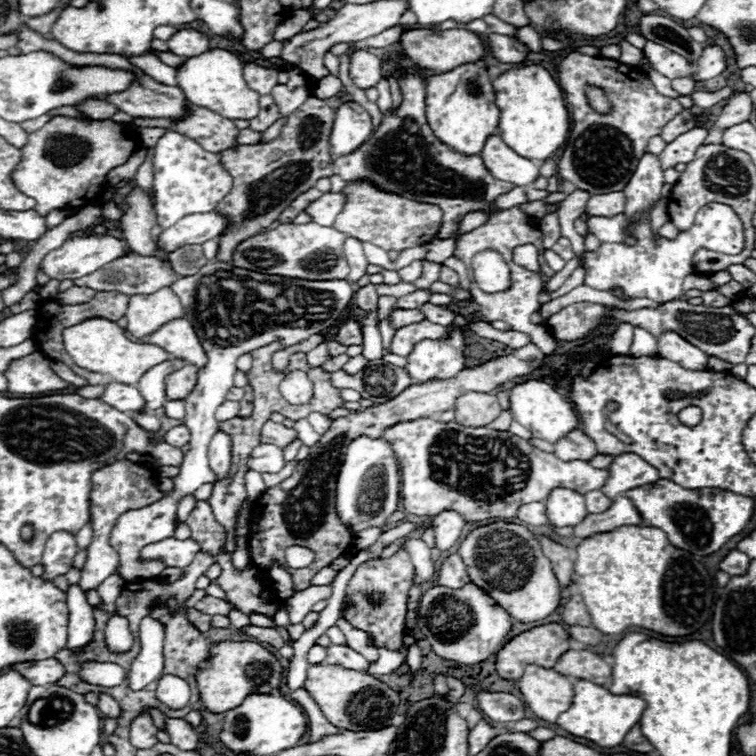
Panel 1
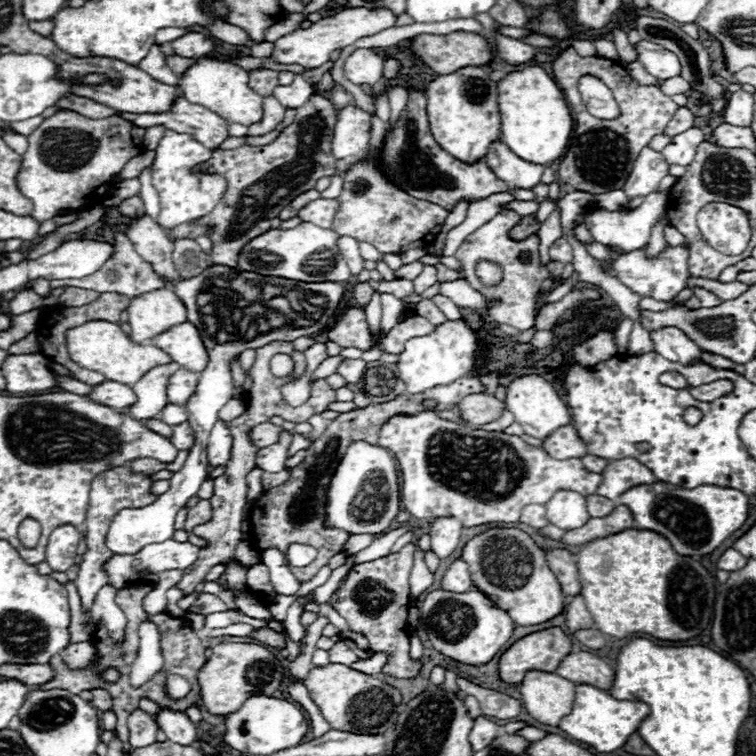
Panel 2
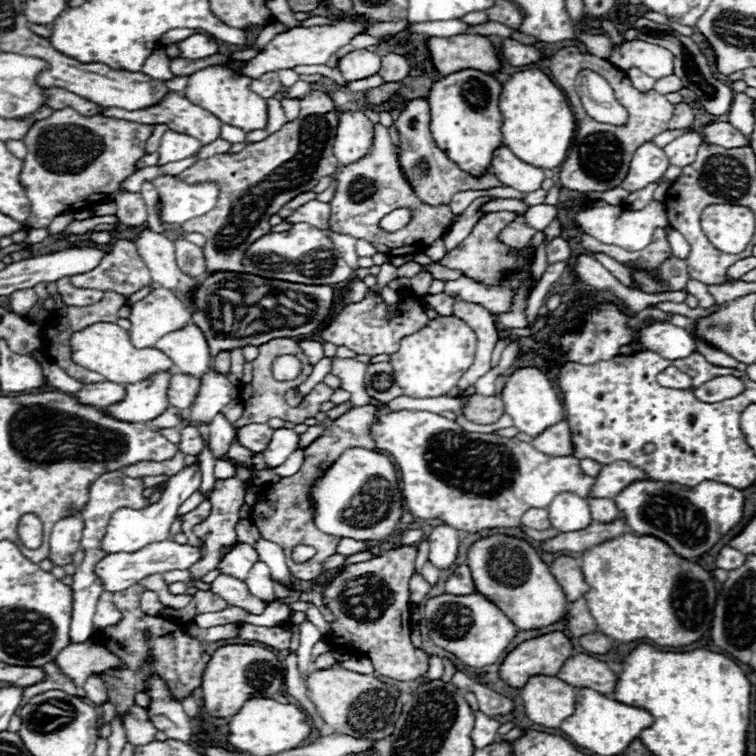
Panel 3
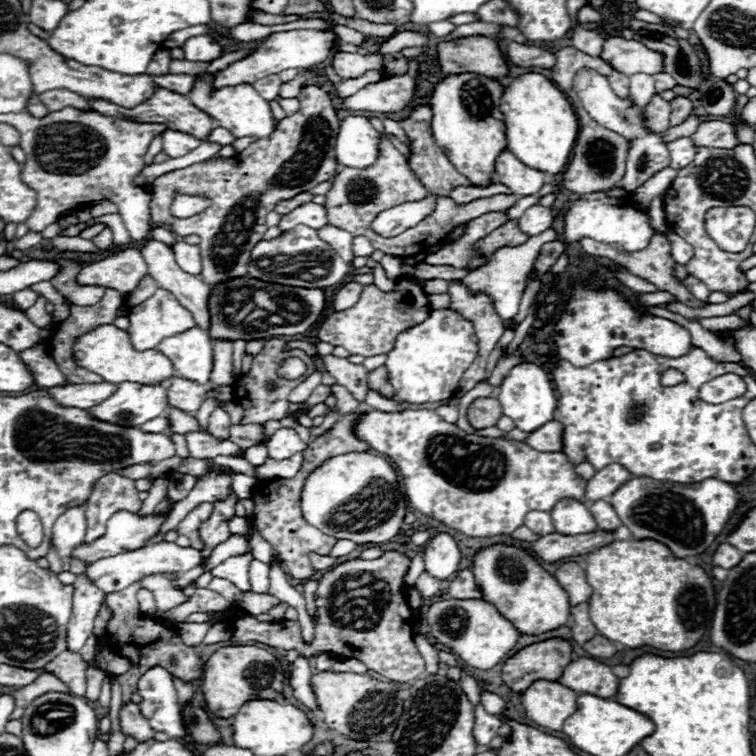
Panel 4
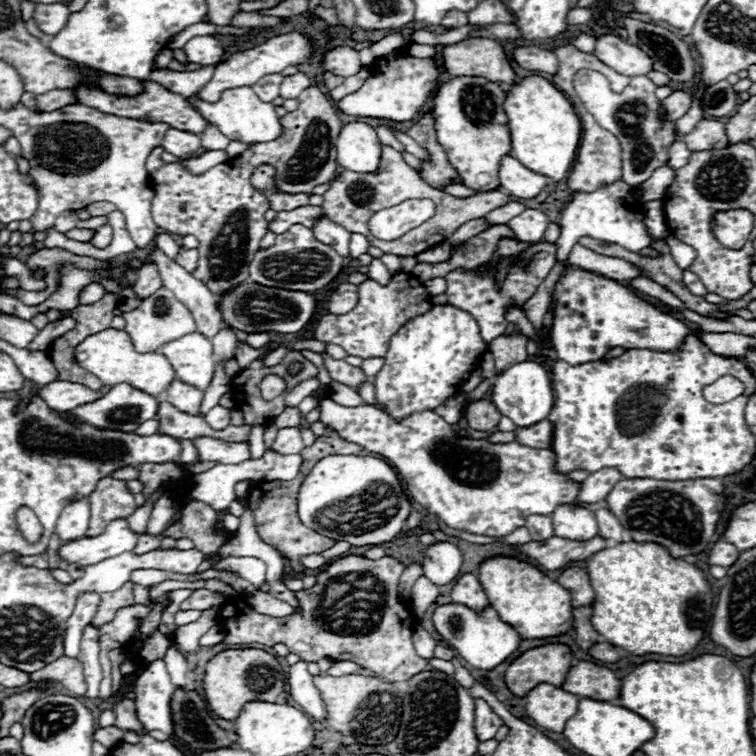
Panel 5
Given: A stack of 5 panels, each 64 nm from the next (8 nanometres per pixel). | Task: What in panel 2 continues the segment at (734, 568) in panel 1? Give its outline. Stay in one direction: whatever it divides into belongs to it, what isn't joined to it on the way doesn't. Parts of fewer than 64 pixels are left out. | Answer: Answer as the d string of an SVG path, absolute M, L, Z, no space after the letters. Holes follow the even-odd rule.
M728 548L728 550L720 556L720 560L718 560L716 566L718 566L720 570L726 570L726 572L738 572L738 570L744 568L746 562L748 562L746 556L742 556L740 552L736 552L734 548Z

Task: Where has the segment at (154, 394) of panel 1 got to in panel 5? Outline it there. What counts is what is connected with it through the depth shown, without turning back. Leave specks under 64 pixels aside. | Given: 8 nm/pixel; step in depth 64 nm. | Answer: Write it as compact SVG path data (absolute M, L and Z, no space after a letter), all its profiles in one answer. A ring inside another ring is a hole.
M130 384L114 386L108 396L74 408L72 414L96 428L116 428L122 432L134 432L142 422L158 414L160 400L142 392Z

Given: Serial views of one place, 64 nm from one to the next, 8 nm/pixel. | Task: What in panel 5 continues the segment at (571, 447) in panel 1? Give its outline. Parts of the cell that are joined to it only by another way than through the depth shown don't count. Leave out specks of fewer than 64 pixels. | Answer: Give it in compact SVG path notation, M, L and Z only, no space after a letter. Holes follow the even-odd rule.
M544 420L540 424L534 424L532 428L516 428L516 440L530 448L550 450L552 448L552 432L554 432L554 426L550 424L550 420Z

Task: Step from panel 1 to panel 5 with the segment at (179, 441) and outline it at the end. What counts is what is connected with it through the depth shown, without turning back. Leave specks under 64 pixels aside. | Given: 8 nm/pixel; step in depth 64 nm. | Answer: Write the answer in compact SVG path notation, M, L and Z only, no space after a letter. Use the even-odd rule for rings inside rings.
M194 438L192 440L200 460L214 460L222 464L238 464L250 458L248 444L232 444L216 438Z

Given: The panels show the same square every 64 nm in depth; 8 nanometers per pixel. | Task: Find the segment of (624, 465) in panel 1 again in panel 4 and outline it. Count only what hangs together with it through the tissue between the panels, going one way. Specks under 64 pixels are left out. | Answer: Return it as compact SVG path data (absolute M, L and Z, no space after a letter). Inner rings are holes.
M610 464L598 470L586 488L586 500L608 500L624 482L628 482L632 474L622 464Z

